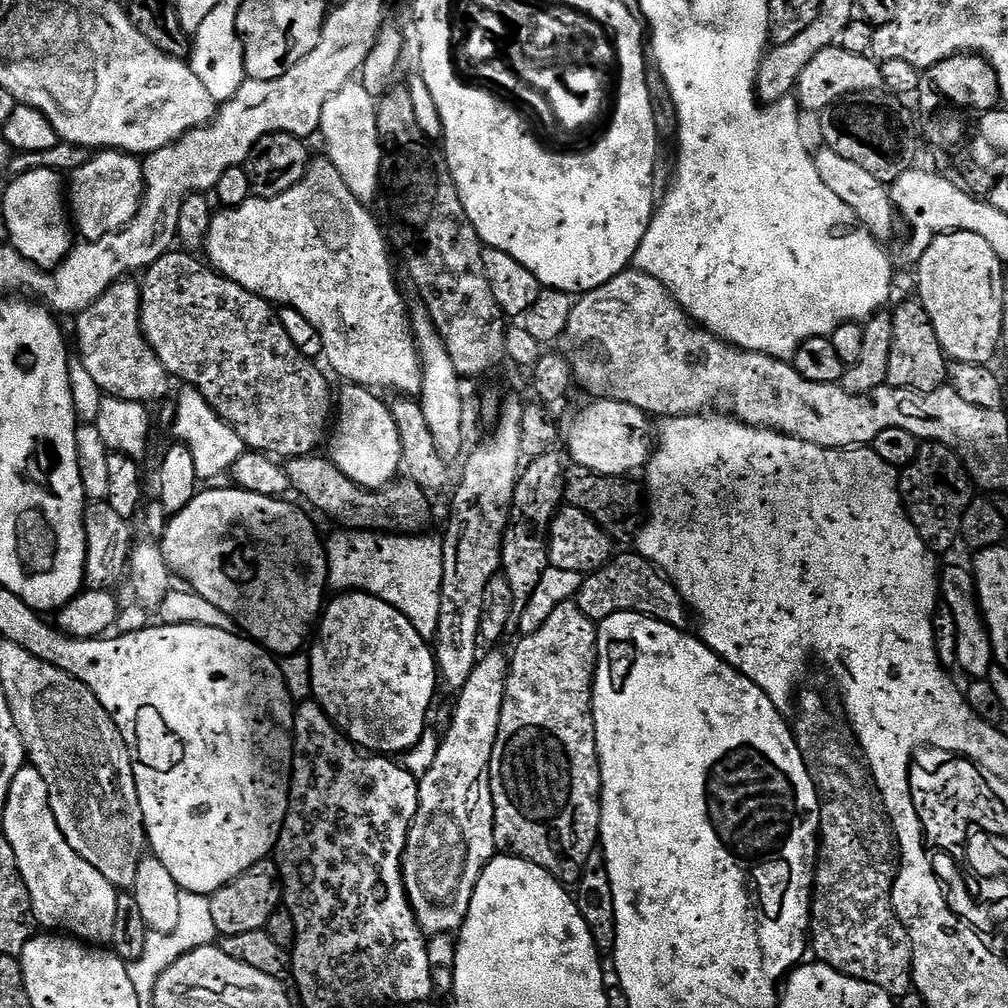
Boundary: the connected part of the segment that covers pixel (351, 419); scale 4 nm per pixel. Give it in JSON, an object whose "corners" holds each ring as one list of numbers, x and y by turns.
{"corners":[[350,383,342,387,336,396,336,417,328,438,329,459,363,488,381,488,391,483,400,472,401,438,392,411,371,389]]}

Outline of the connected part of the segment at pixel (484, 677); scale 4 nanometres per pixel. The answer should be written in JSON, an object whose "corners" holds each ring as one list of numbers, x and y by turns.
{"corners":[[492,650,489,656,481,655,477,659,470,678,466,678,466,686,459,689,456,709,452,712,452,721,448,724,448,733,432,760,425,776,419,777,420,801,418,814,414,814,414,822,408,831,408,841,404,851,402,874,404,889,412,907,420,930,425,934,431,932,455,933,464,925,466,914,470,910,470,898,474,898,474,886,478,886,478,878,493,856,497,855,494,838,494,798,488,781,490,758,494,750,494,738,498,738,498,722,502,714,504,687,508,681,507,655]]}

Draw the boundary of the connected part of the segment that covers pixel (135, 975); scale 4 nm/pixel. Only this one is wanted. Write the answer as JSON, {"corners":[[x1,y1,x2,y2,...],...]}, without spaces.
{"corners":[[181,891,178,898,178,926,174,926,172,932,149,932,146,938,146,948,137,960,128,964,130,982,138,994,141,1005,148,1006,152,1003,152,991,156,989,158,978,178,958,190,954,199,948,207,948,215,945,218,940,218,933,214,926,214,918,210,914,210,899,202,894]]}

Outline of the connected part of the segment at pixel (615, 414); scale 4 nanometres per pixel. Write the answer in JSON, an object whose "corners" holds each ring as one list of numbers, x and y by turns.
{"corners":[[596,398,588,403,592,404,586,405,568,424,568,456,577,464,577,469,592,472,595,476,610,477,639,473,648,463,654,447,654,424,648,413,638,410,638,406,617,400]]}

